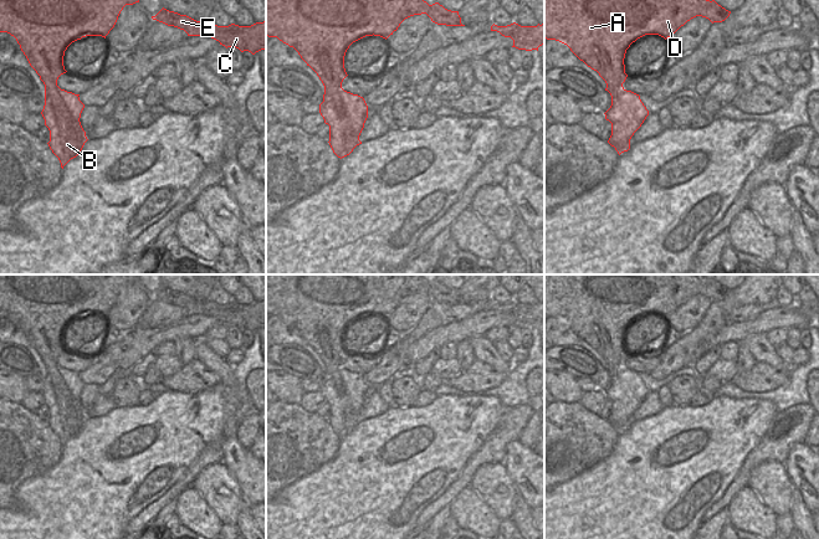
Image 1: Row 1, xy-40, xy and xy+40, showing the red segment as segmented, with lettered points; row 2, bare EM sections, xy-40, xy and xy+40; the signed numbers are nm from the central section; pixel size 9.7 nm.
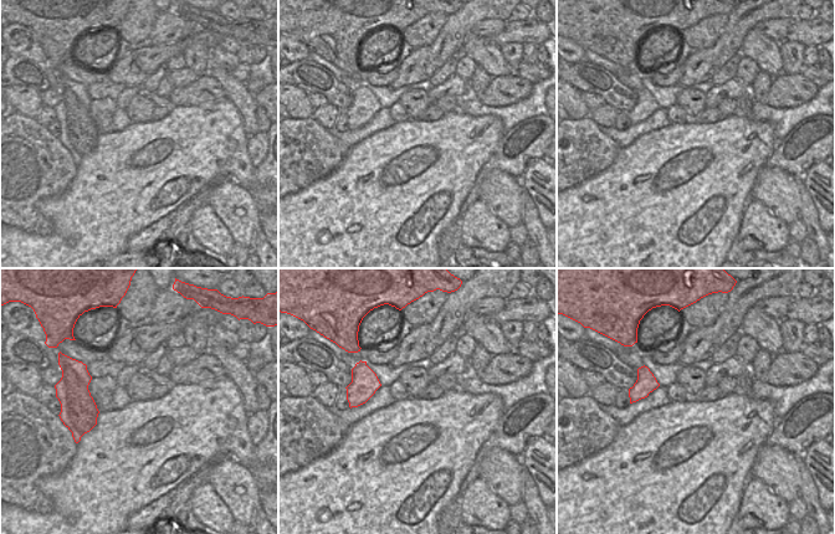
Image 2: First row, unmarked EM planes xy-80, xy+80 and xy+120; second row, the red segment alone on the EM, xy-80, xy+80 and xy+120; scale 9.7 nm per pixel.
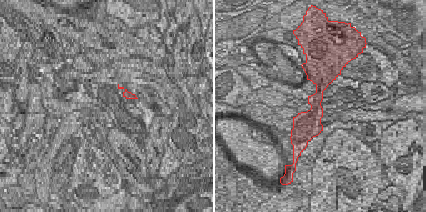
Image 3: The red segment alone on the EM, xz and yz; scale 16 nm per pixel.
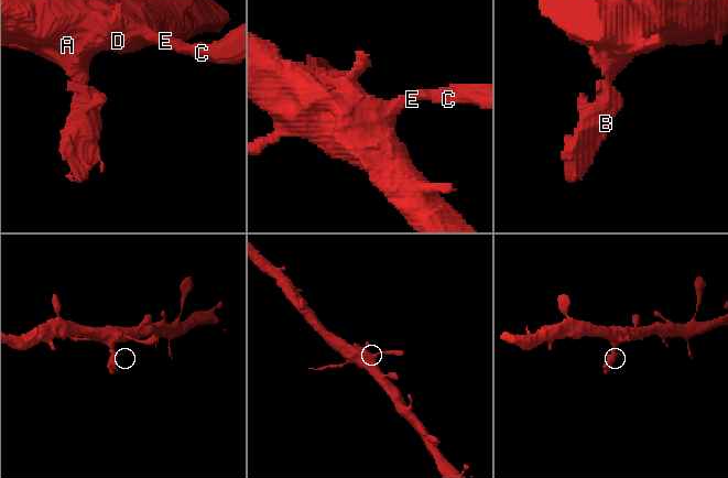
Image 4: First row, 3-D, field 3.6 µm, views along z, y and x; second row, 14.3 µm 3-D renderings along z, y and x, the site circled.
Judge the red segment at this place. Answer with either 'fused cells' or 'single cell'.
single cell

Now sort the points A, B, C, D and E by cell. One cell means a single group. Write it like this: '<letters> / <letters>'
A B C D E

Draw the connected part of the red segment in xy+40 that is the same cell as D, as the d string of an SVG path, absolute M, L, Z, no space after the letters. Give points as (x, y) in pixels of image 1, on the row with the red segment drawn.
M544 0L544 37L567 45L588 67L605 81L611 106L604 113L611 123L608 143L620 155L630 149L630 139L641 127L649 111L640 96L623 87L628 75L624 58L633 42L645 35L659 35L665 40L696 16L722 22L731 11L715 0Z

